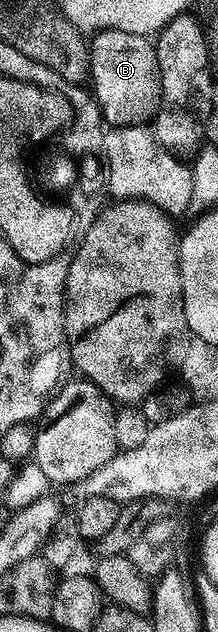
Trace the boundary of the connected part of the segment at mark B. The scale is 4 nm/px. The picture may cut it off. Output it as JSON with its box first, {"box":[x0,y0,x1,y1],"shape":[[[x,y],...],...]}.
{"box":[90,30,162,127],"shape":[[[100,30],[90,48],[92,94],[102,109],[107,127],[140,126],[149,123],[162,104],[162,77],[158,71],[155,43],[149,37],[119,30]]]}

